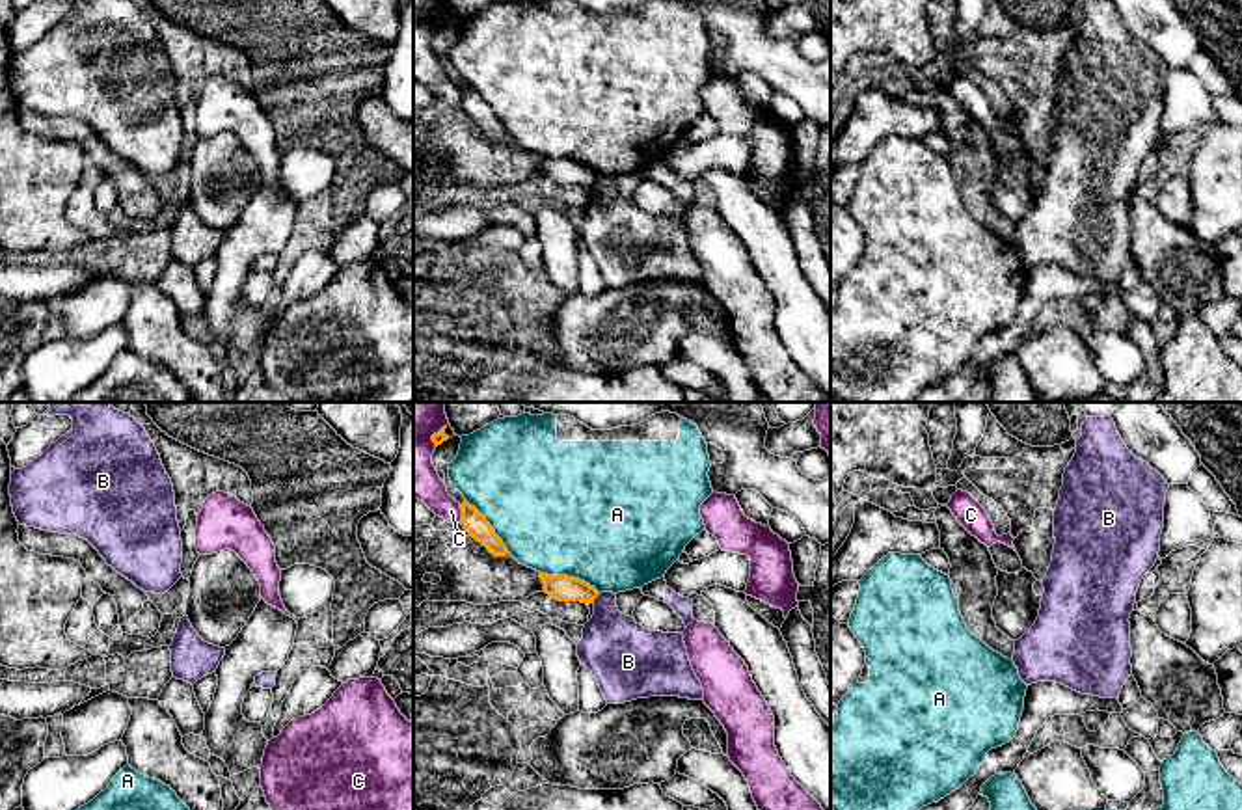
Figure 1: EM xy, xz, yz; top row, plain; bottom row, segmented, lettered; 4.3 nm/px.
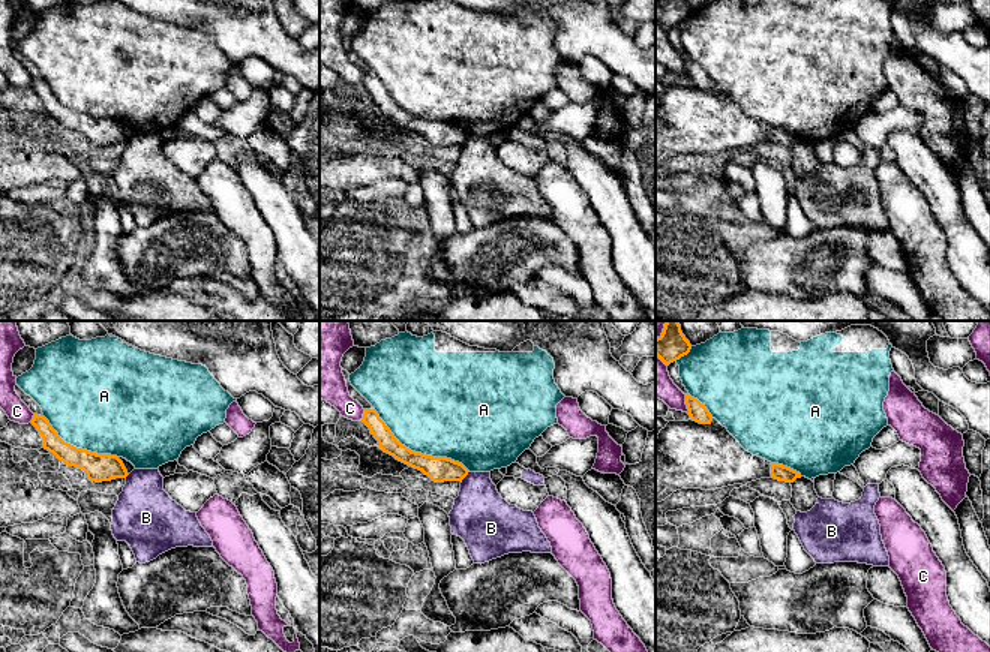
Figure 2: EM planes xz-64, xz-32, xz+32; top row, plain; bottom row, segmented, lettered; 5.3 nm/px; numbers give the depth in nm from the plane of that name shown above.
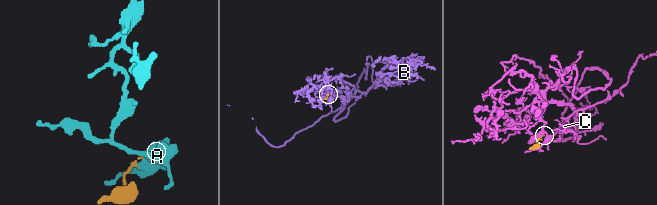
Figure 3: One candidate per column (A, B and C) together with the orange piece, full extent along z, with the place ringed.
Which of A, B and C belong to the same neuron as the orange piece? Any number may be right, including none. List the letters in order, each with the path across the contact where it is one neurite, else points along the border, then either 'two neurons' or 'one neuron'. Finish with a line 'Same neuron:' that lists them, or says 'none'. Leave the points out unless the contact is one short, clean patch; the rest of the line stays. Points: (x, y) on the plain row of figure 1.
A: two neurons
B: border xz (598, 175), (593, 185); two neurons
C: two neurons
Same neuron: none

